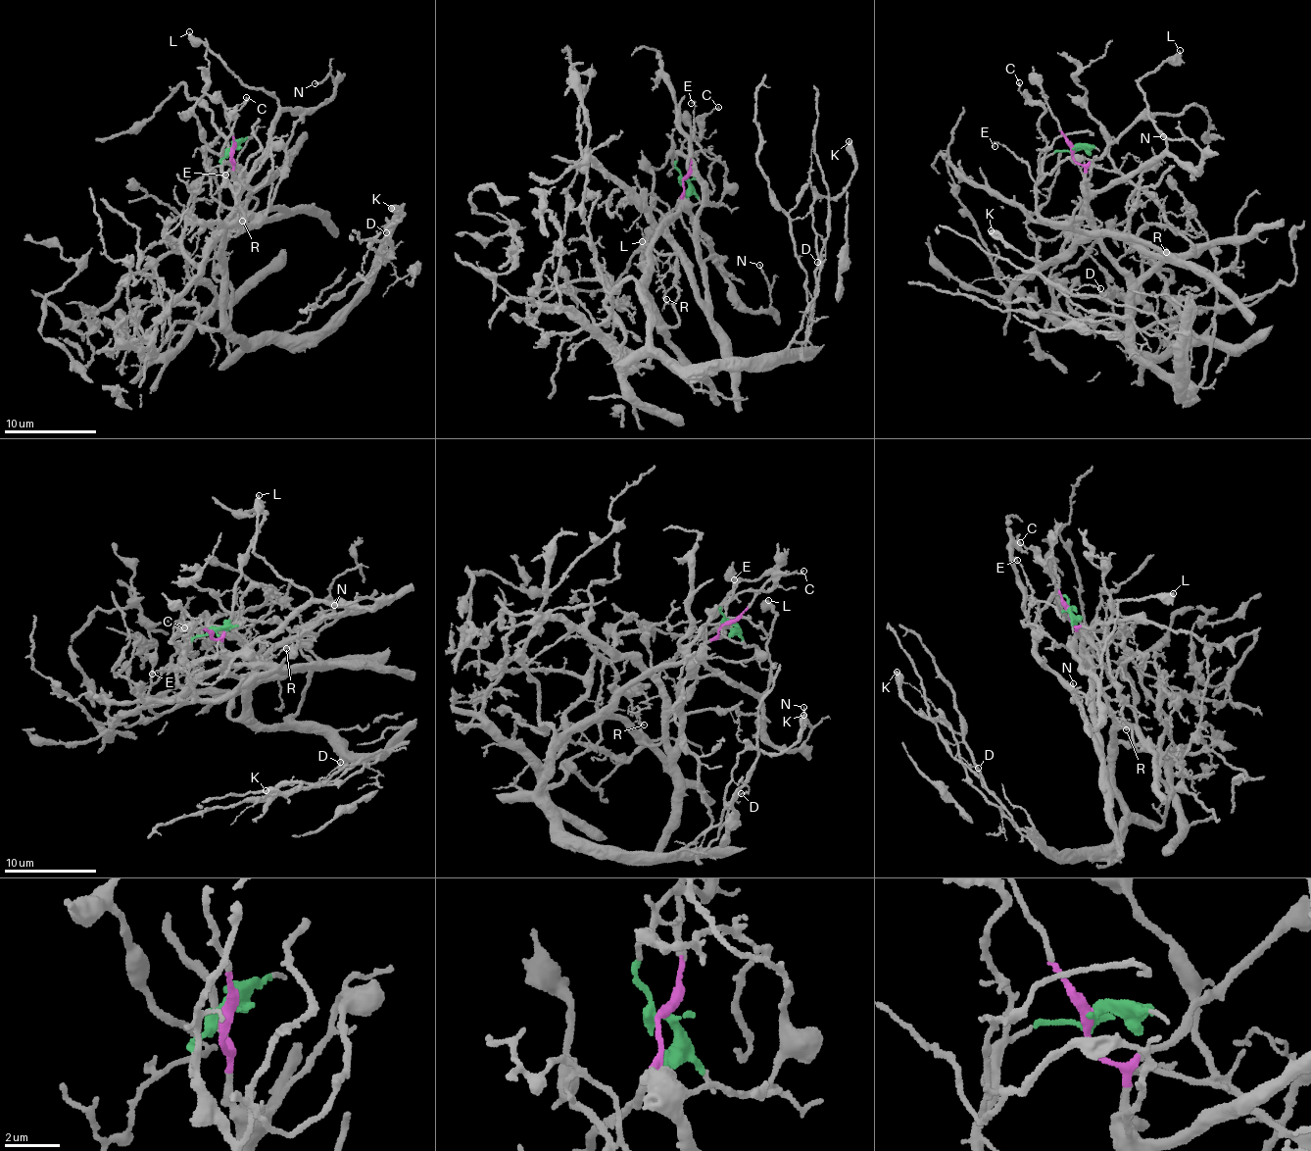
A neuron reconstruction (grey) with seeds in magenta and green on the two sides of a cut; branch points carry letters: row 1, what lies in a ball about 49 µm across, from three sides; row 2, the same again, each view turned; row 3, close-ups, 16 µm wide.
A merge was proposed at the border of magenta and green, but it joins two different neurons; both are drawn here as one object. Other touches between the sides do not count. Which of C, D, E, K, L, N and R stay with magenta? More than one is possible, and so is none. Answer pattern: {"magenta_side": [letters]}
{"magenta_side": ["D", "E", "K", "L", "N"]}

